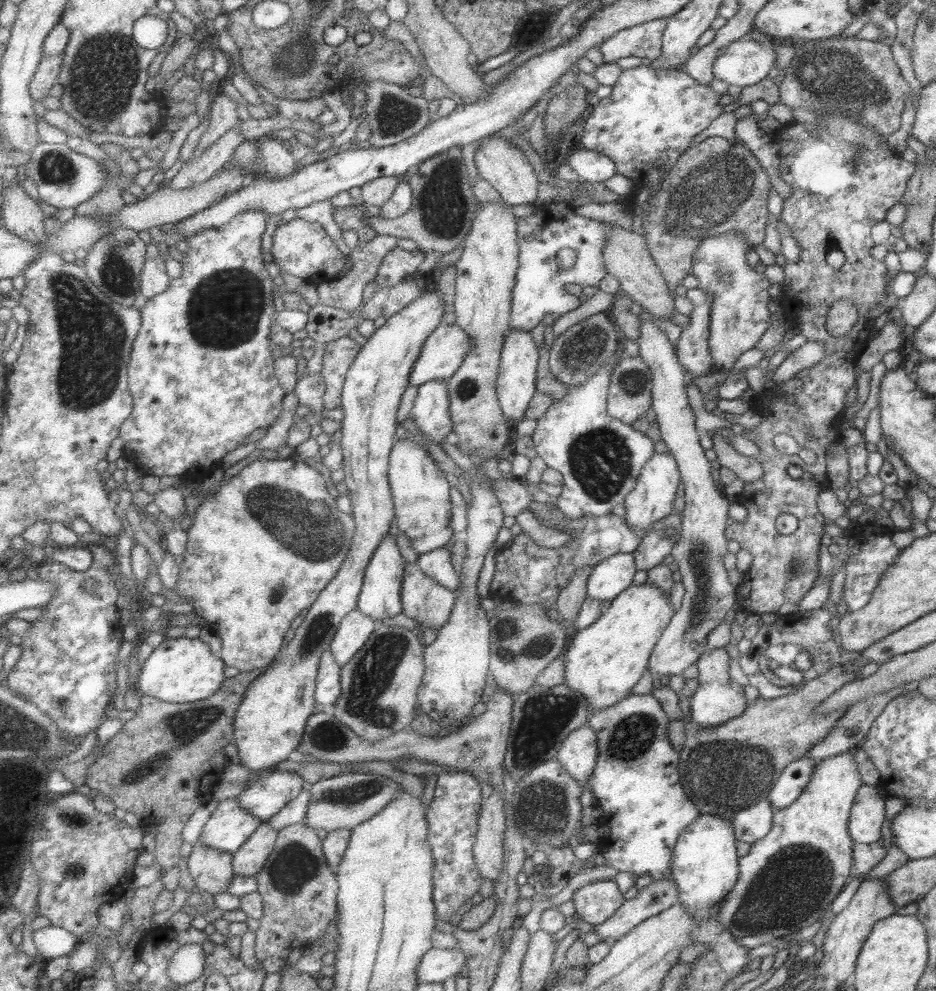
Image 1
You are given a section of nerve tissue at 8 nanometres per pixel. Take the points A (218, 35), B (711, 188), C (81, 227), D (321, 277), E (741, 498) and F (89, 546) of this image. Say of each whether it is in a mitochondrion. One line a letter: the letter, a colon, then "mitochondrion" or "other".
A: other
B: mitochondrion
C: other
D: other
E: other
F: other

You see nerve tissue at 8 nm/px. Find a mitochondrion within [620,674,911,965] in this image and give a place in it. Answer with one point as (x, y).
(720, 773)

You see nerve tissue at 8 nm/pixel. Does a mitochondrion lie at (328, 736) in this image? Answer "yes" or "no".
yes

